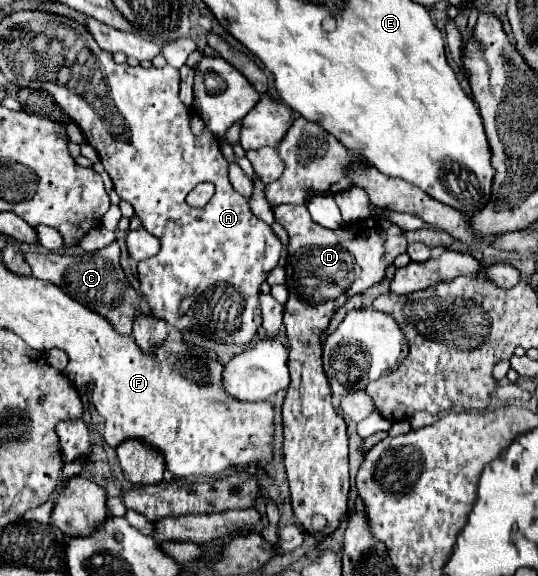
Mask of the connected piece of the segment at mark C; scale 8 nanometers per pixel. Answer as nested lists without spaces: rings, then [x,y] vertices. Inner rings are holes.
[[[116,242],[108,244],[102,250],[90,252],[90,254],[38,254],[28,252],[24,254],[26,262],[32,268],[32,274],[40,280],[52,282],[56,286],[62,286],[68,296],[78,300],[80,304],[88,306],[90,310],[98,312],[100,316],[106,316],[118,328],[122,334],[132,334],[132,316],[140,308],[140,300],[136,290],[128,284],[122,268],[120,268],[120,248]]]

